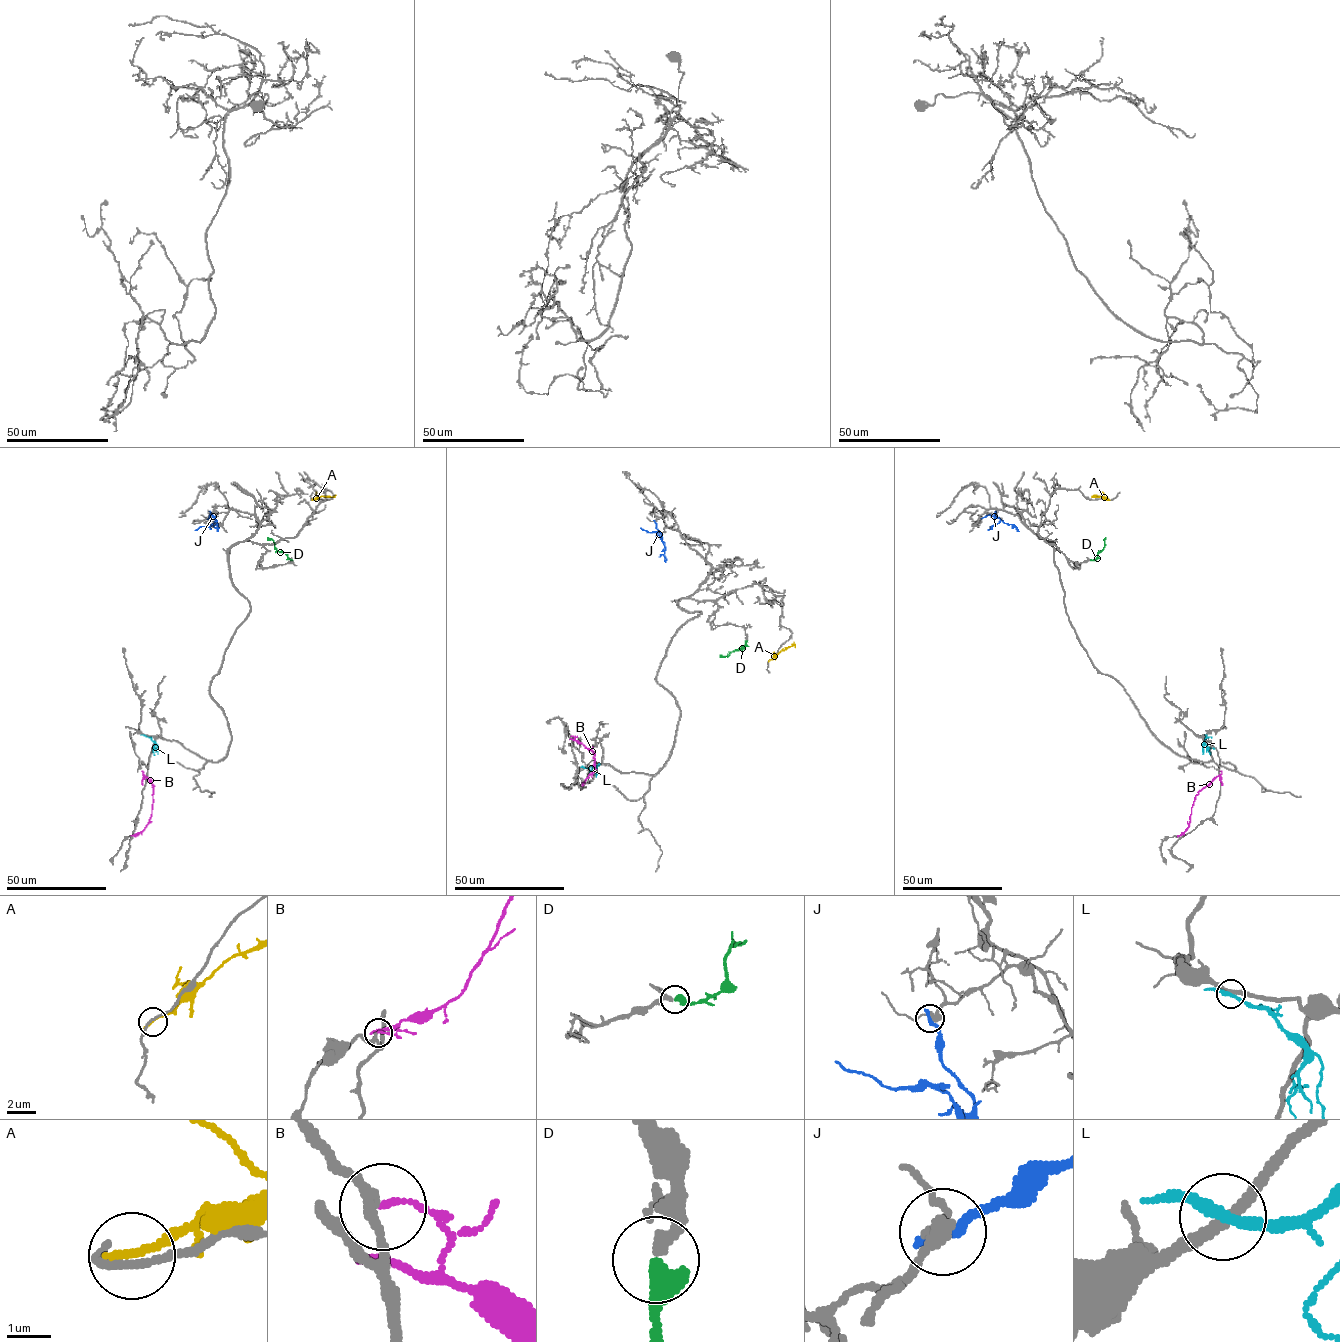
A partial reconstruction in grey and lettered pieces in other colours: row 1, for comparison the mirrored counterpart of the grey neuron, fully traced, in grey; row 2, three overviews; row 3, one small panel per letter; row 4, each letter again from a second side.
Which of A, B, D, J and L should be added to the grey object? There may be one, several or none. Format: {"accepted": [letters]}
{"accepted": ["D"]}

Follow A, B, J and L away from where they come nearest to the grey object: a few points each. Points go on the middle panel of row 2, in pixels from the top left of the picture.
A: (769, 660), (794, 644), (791, 644)
B: (571, 736), (594, 753), (595, 769), (582, 786)
J: (655, 521), (662, 541), (655, 532), (640, 528)
L: (584, 767), (596, 766), (595, 772)

